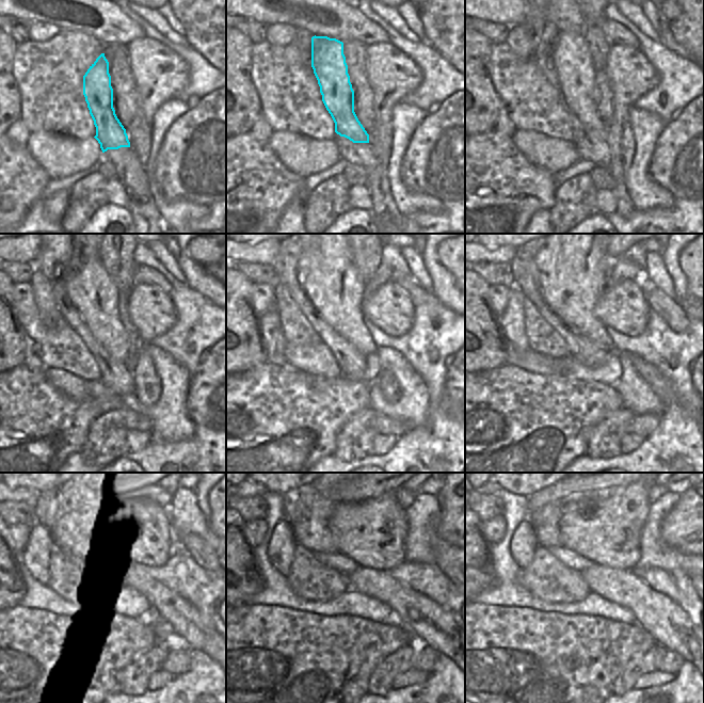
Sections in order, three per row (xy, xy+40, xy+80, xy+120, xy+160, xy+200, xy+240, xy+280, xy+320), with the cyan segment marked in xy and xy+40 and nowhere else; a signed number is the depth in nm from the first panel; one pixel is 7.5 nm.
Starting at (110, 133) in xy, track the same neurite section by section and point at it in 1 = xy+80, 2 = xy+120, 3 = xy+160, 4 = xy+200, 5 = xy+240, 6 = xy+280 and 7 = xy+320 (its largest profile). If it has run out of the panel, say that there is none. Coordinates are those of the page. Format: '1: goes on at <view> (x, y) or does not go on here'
1: goes on at xy+80 (572, 59)
2: goes on at xy+120 (90, 288)
3: goes on at xy+160 (332, 283)
4: goes on at xy+200 (576, 266)
5: goes on at xy+240 (93, 495)
6: goes on at xy+280 (317, 509)
7: goes on at xy+320 (552, 512)

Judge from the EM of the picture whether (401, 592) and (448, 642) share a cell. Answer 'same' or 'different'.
same

